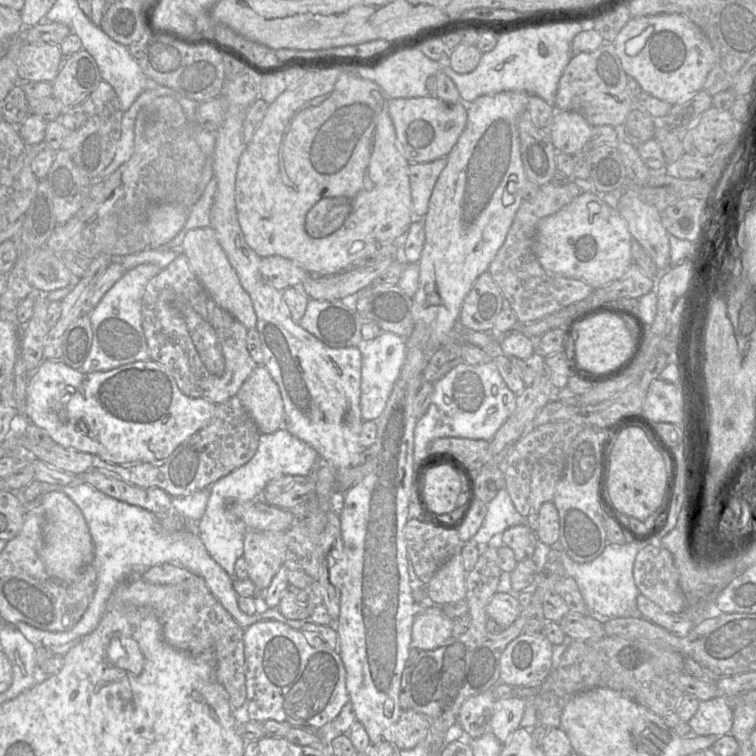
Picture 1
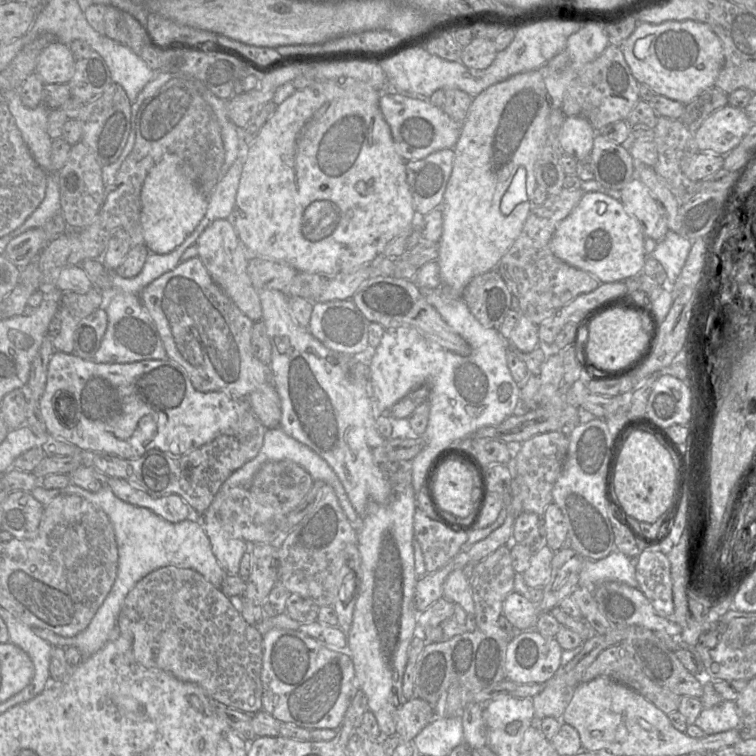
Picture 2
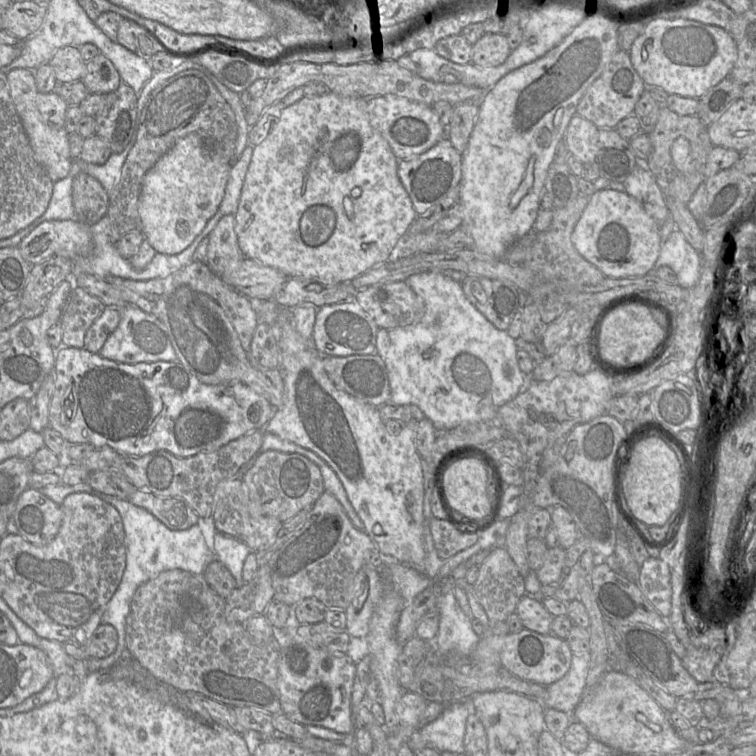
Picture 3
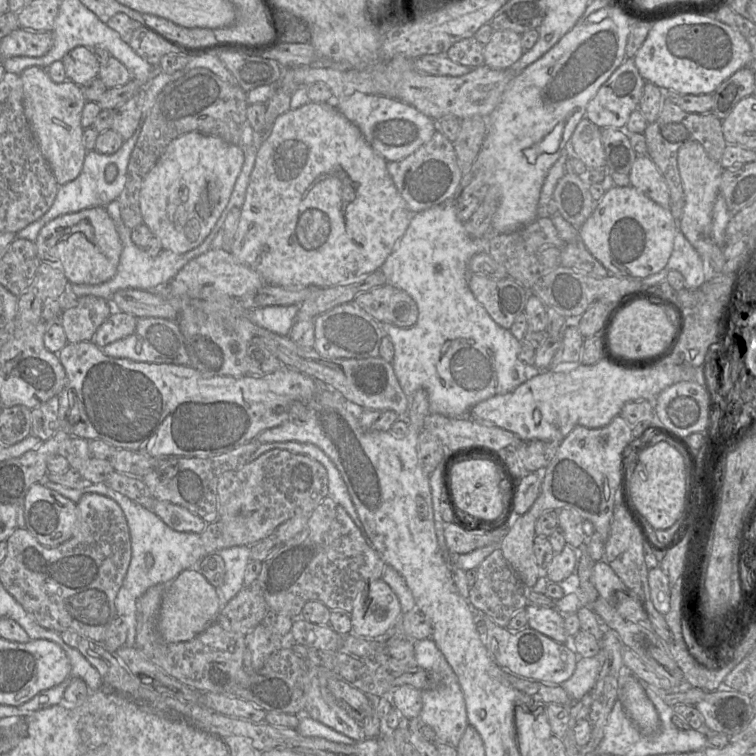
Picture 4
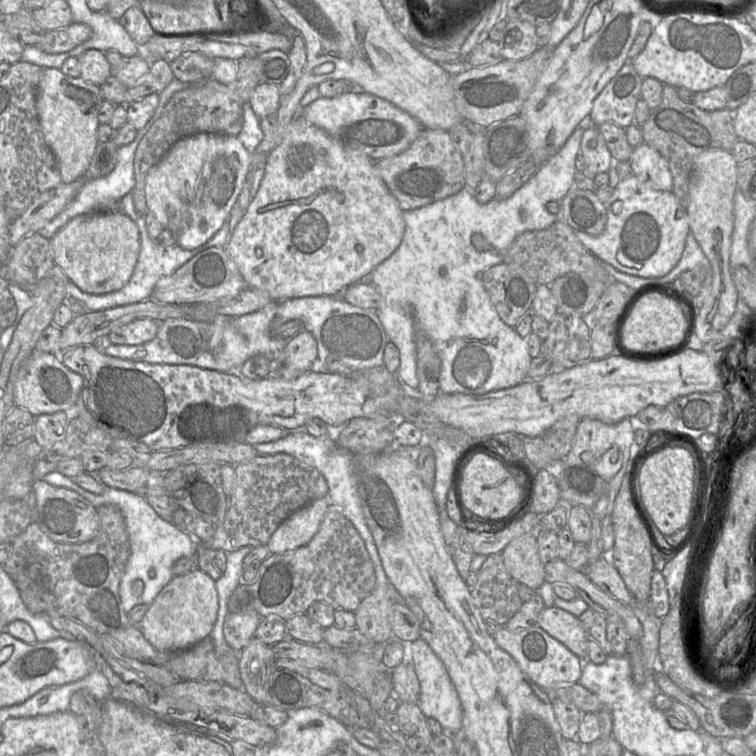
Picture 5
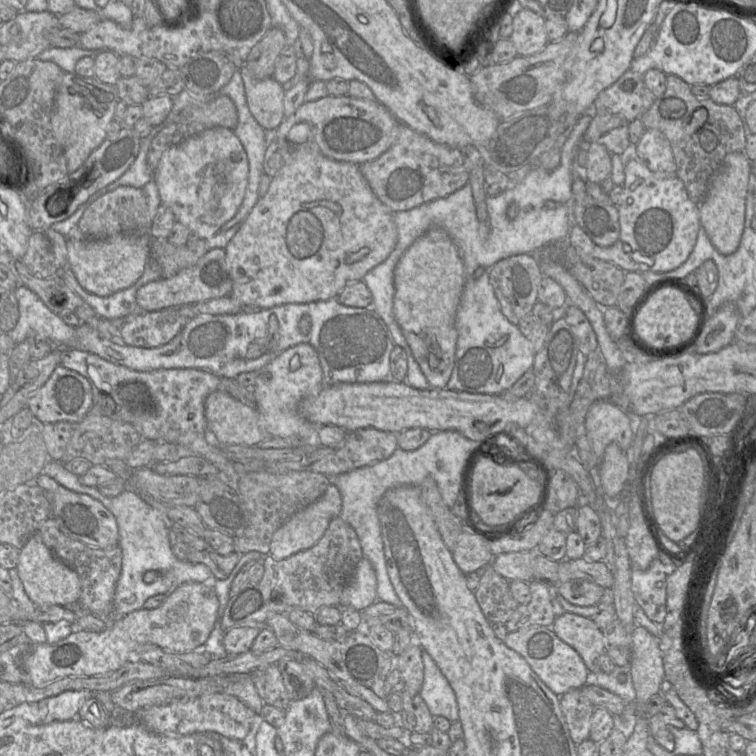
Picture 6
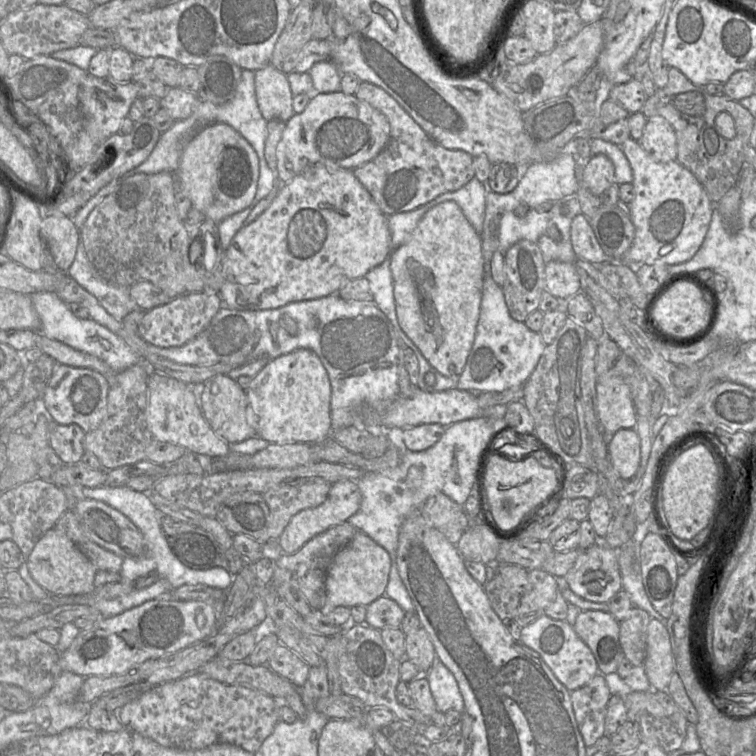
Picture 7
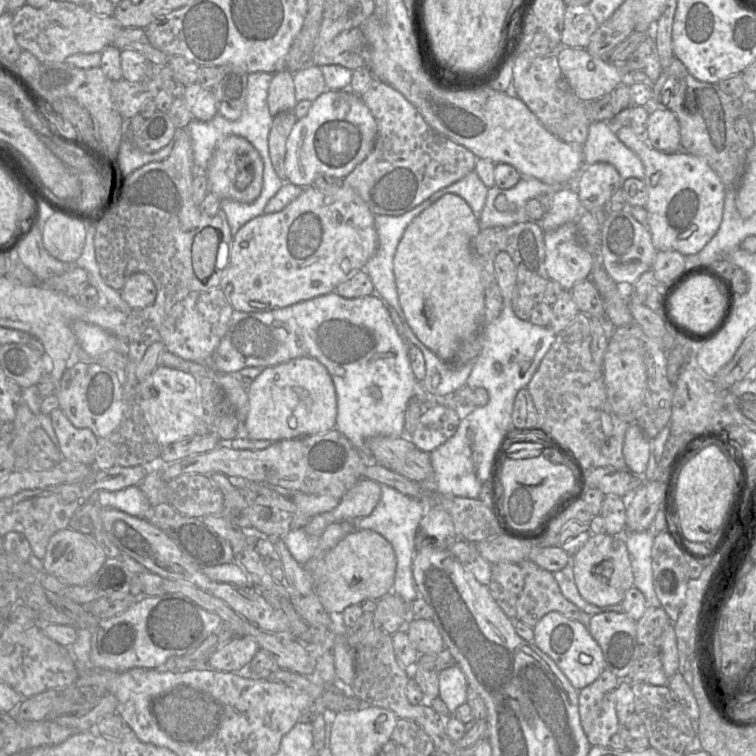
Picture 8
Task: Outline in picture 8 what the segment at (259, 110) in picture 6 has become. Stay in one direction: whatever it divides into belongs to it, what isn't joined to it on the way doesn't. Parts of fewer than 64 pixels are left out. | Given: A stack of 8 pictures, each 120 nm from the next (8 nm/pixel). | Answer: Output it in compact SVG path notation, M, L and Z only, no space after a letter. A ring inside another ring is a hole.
M283 69L273 74L268 88L267 103L272 117L285 111L294 111L297 102L293 73Z

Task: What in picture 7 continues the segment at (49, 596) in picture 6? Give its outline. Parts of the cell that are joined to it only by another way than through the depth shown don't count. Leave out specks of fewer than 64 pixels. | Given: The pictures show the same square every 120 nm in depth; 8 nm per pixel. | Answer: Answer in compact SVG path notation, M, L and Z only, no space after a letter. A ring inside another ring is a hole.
M48 530L35 544L25 560L31 577L51 595L86 595L94 587L96 566L80 549L60 530Z

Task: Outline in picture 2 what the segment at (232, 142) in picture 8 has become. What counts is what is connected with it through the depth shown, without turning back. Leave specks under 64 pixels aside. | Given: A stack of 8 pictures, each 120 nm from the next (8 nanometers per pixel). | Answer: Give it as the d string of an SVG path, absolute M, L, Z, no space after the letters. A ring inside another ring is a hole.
M176 154L165 155L148 173L141 192L141 227L144 245L154 254L168 254L194 231L206 214L208 198L197 189L188 175L194 176L186 161Z

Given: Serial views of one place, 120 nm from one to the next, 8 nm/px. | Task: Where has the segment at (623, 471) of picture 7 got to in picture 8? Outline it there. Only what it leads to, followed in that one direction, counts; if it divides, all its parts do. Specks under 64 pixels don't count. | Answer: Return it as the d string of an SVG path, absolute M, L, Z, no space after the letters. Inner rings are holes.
M631 424L626 431L623 444L623 456L628 470L619 471L630 471L635 475L643 475L648 465L650 453L651 453L651 440L649 440L649 438L644 434L643 430L638 424Z

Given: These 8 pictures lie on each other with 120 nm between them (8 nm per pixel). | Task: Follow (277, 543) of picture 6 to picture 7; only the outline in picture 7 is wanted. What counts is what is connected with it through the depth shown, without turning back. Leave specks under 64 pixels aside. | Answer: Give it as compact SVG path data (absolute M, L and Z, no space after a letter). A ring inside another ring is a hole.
M342 480L333 483L327 499L319 506L301 510L295 514L284 528L278 543L285 554L293 554L300 550L313 537L329 528L343 523L360 508L361 492L355 480Z

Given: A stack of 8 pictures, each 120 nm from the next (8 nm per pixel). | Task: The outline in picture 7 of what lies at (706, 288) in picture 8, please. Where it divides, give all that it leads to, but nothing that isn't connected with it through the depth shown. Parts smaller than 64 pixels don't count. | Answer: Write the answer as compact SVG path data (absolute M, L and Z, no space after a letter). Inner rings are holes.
M679 281L667 288L652 304L648 311L648 320L657 335L680 339L704 328L708 322L709 314L708 295L690 281Z

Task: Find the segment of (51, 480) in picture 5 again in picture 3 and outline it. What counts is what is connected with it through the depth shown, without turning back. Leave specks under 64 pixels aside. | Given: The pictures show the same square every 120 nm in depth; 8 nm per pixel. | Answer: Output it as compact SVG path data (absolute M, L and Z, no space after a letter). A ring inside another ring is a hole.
M60 483L47 485L38 490L59 505L70 494L91 494L114 506L121 516L126 537L126 567L120 584L108 602L101 619L101 624L110 624L115 628L118 643L114 652L109 656L90 659L87 663L89 673L99 670L109 670L121 657L125 658L127 655L130 655L125 643L126 617L130 610L132 597L137 588L167 570L180 569L192 574L203 575L206 566L215 558L214 552L208 548L198 524L185 530L172 530L146 509L138 507L128 500L122 500L115 496L99 492L93 489L88 483L78 485Z

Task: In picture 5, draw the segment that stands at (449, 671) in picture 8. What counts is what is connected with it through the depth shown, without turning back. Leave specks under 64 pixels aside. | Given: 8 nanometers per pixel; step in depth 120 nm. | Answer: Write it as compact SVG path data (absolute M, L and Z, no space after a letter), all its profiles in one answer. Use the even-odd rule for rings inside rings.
M421 638L408 644L407 660L413 665L420 683L420 698L417 704L423 714L427 718L437 720L443 727L444 733L450 735L461 733L463 720L461 701L443 662Z

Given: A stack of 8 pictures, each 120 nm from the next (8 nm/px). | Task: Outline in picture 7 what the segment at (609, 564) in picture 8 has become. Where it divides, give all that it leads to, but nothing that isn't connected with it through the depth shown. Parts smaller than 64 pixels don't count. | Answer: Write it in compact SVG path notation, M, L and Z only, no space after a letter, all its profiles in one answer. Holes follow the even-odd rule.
M596 543L580 550L574 567L564 576L579 597L595 603L607 603L622 590L618 550Z

